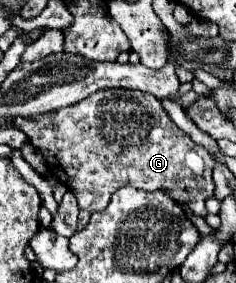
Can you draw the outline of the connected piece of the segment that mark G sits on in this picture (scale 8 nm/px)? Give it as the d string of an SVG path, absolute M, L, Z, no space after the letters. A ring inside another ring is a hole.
M101 89L101 93L93 93L85 101L59 109L53 115L37 115L35 119L21 117L17 119L17 125L43 153L49 173L67 185L71 193L75 193L81 209L89 209L93 213L101 211L107 207L111 195L119 187L129 185L143 191L165 189L173 201L193 209L193 215L207 215L205 201L213 197L215 189L211 179L215 159L207 153L205 147L193 143L191 137L169 119L159 99L149 93L117 93L117 89Z

